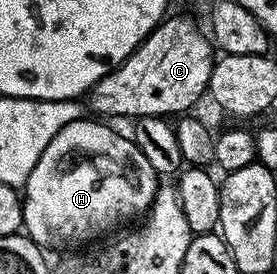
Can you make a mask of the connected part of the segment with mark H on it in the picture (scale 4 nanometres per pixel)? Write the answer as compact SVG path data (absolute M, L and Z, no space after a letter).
M92 119L71 121L49 142L33 172L27 177L27 185L22 191L23 230L26 237L48 251L91 242L94 238L117 229L122 222L137 217L139 213L140 217L155 200L157 175L149 160L145 160L145 156L142 156L130 137L117 134L101 123L104 121Z

